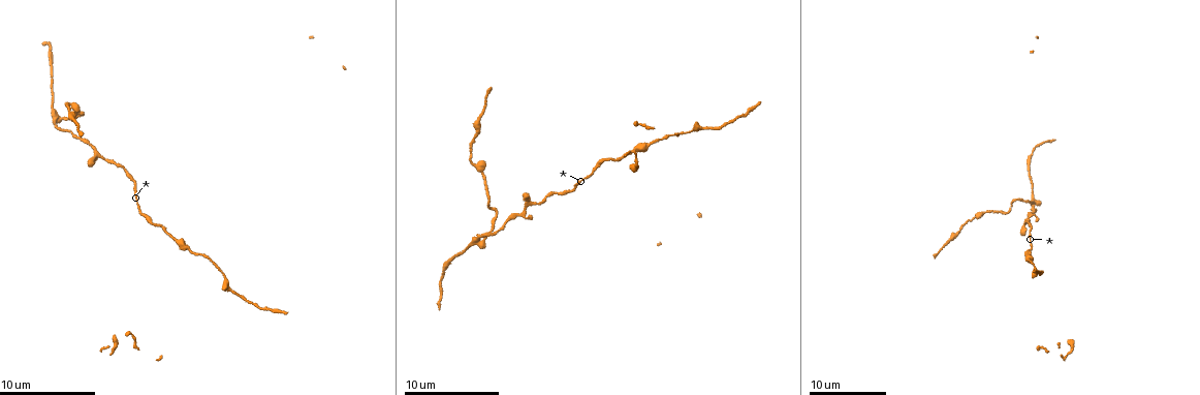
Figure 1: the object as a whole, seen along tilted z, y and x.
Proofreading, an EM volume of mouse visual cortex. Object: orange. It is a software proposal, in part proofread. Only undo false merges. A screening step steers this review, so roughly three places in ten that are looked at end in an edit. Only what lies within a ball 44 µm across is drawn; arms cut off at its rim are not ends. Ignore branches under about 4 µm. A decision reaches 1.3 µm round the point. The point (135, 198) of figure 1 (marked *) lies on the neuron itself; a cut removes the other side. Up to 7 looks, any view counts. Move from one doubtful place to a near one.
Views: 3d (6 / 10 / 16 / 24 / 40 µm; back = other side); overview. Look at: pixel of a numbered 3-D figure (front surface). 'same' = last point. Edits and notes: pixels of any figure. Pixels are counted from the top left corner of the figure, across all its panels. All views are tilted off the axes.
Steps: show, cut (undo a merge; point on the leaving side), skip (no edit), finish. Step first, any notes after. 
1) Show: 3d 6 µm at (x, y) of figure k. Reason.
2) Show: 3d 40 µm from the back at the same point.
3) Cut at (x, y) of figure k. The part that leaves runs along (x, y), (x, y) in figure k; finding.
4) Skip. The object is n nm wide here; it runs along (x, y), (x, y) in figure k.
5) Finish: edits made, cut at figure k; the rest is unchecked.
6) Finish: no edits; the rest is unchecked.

Show: 3d 16 µm at (170, 233) of figure 1. Calibre changes.

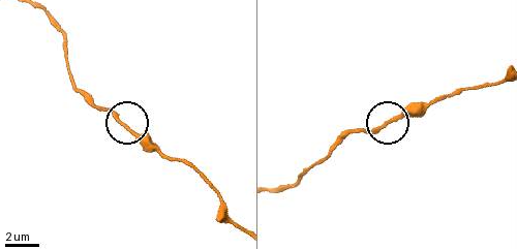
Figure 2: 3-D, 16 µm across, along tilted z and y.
Skip. It runs along (65, 62), (75, 93), (112, 112), (152, 149) in figure 2; continuous, no second neuron.

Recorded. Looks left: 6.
Show: 3d 10 µm at (537, 204) of figure 1.

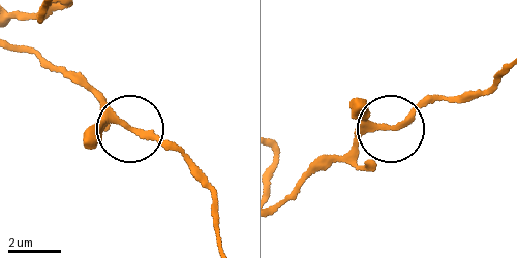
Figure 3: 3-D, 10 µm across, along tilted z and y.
Show: 3d 6 µm at (129, 130) of figure 3. Zoom in.

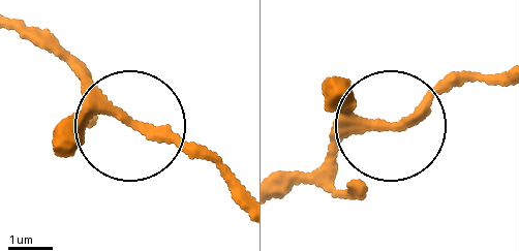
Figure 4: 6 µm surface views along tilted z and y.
Skip. It runs along (242, 196), (211, 164), (132, 123), (41, 34) in figure 4; continuous, no second neuron.

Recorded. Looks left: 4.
Show: 3d 10 µm at (484, 240) of figure 1. Three arms meet.

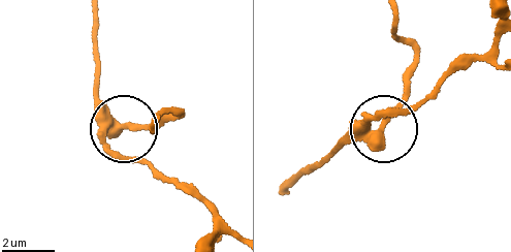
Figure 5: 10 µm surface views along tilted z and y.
Show: 3d 10 µm from the back at (379, 128) of figure 5.

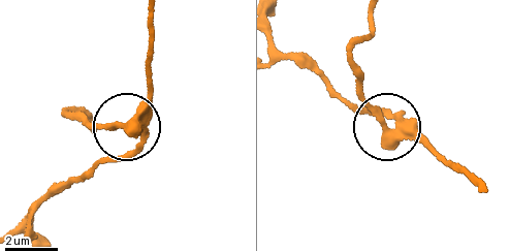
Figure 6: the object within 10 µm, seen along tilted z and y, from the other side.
Cut at (118, 125) of figure 6. The part that leaves runs along (407, 136), (368, 100), (364, 76), (352, 59), (372, 14) in figure 6; a second neuron is stuck on.

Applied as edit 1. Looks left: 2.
Finish: edits made, cut at figure 6; the rest is unchecked.

